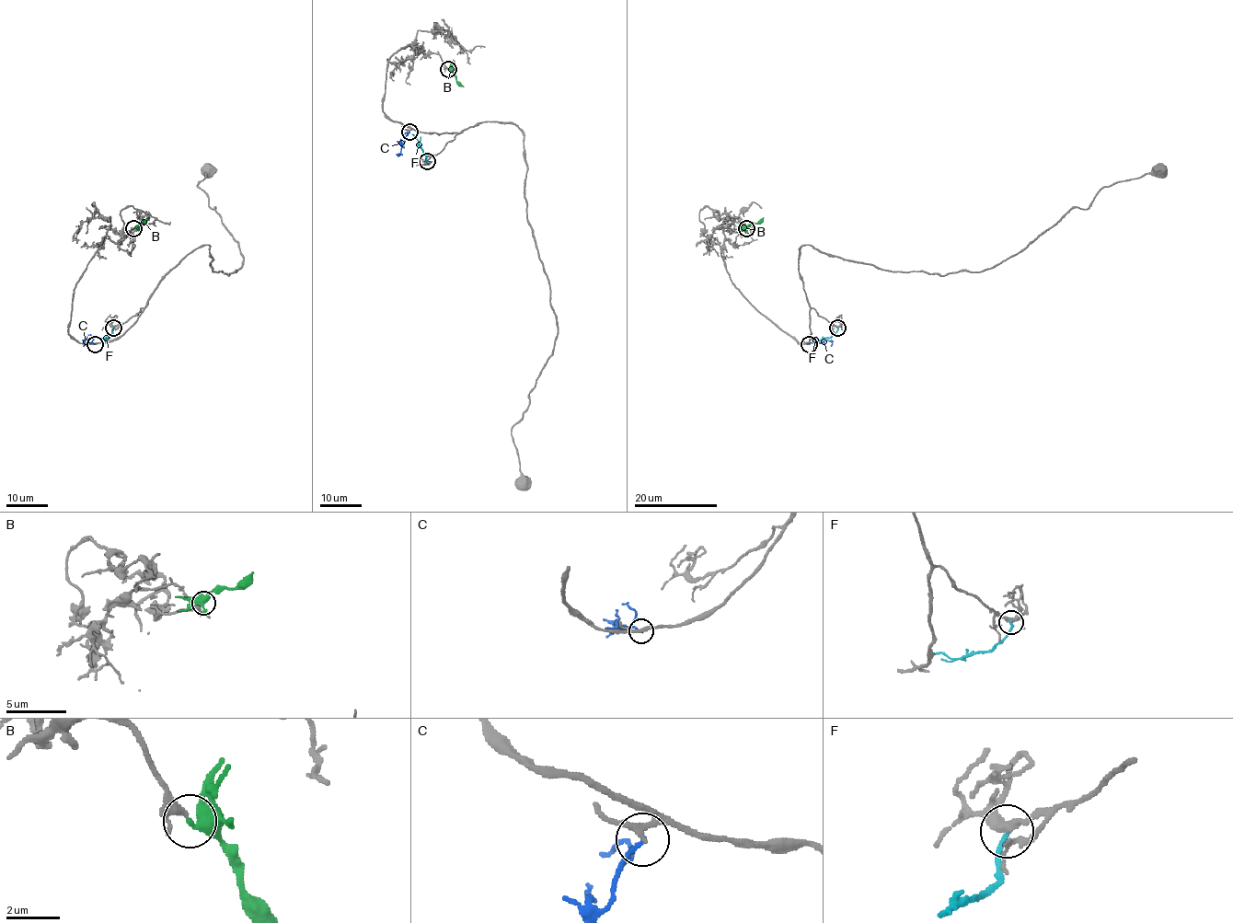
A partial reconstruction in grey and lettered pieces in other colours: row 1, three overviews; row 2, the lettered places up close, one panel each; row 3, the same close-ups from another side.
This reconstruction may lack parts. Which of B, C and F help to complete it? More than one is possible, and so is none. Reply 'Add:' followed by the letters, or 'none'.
Add: none

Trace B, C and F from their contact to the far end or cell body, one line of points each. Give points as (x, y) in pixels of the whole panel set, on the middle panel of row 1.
B: (448, 70), (464, 86)
C: (409, 132), (400, 155), (397, 154)
F: (427, 160), (419, 141), (411, 134)

